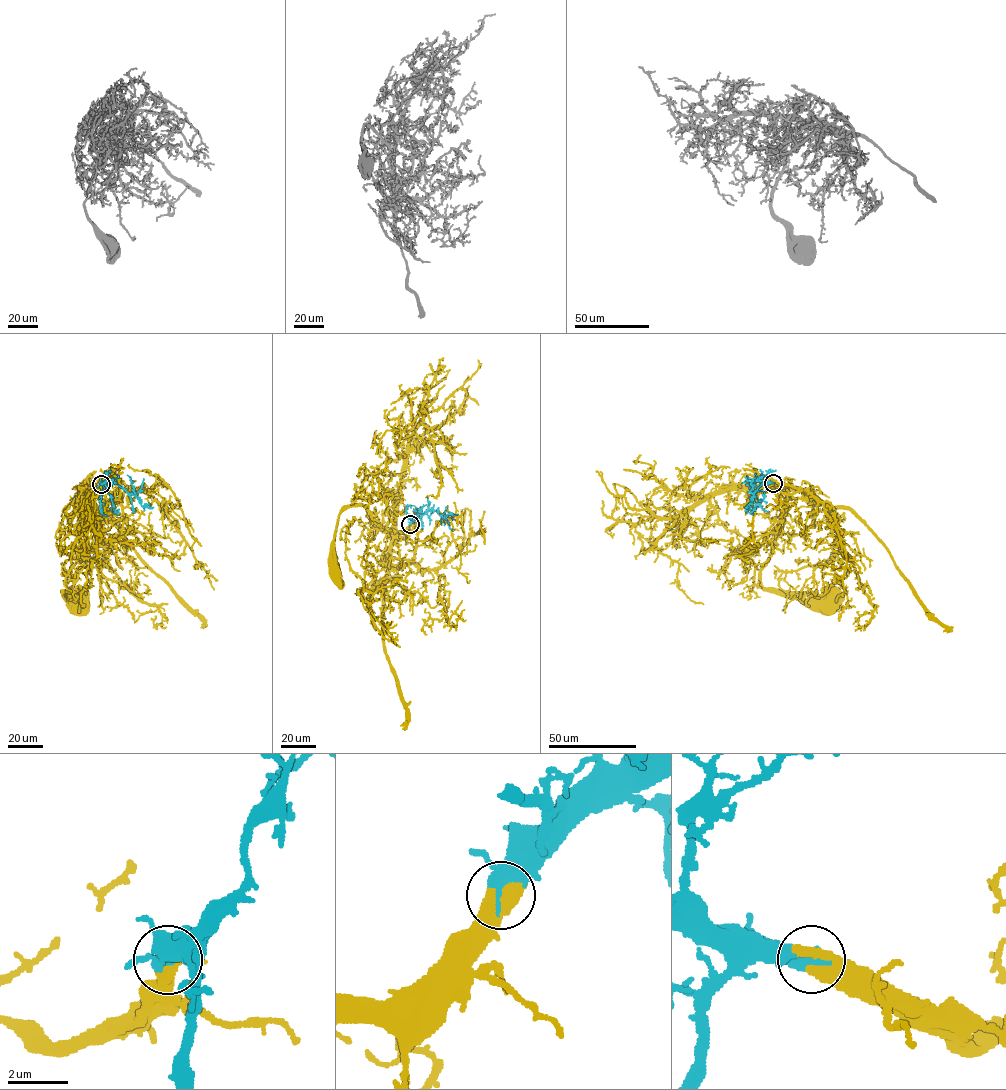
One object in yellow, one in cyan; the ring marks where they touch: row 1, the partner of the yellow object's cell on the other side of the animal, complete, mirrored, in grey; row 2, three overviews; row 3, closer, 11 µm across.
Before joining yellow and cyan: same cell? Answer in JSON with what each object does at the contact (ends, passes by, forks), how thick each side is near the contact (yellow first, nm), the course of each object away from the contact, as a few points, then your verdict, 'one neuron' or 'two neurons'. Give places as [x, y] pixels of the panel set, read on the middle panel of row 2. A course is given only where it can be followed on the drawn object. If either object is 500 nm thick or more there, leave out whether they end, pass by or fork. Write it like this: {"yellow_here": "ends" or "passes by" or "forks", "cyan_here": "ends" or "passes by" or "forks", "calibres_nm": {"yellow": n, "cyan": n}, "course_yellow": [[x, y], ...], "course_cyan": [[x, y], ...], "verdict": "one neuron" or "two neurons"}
{"yellow_here": "ends", "cyan_here": "passes by", "calibres_nm": {"yellow": 480, "cyan": 360}, "course_yellow": [[410, 524], [403, 530], [383, 531], [362, 506], [347, 507], [339, 514], [333, 544], [337, 574]], "course_cyan": [[410, 524], [428, 510], [437, 510], [444, 517], [458, 514]], "verdict": "one neuron"}

